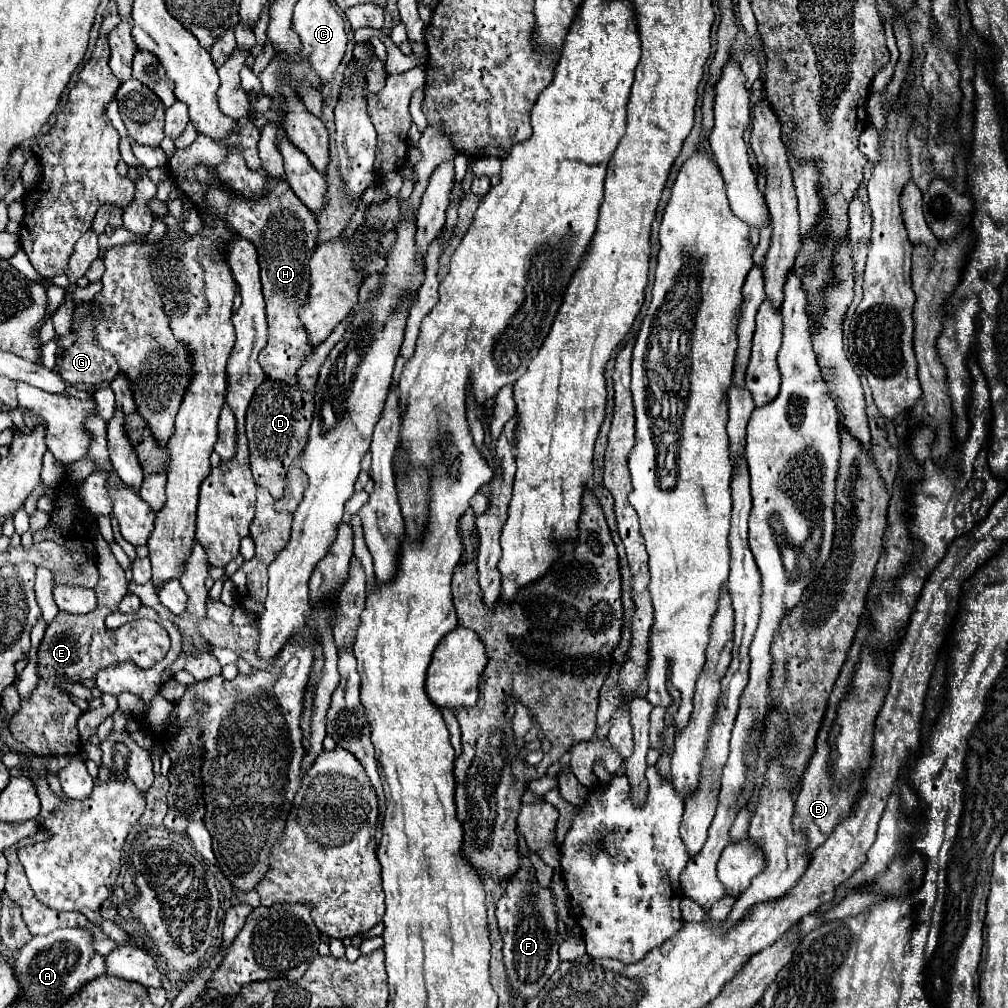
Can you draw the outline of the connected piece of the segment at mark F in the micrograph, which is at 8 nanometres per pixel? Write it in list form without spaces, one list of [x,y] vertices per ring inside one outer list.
[[[520,867],[508,881],[506,891],[496,903],[496,917],[504,941],[504,965],[510,985],[524,999],[534,997],[560,965],[558,921],[550,887],[542,887],[532,869]]]

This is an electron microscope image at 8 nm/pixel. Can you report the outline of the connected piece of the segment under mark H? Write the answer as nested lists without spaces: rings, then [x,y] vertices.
[[[248,117],[238,121],[240,131],[226,139],[226,143],[216,143],[206,135],[198,135],[198,139],[188,149],[178,149],[174,157],[168,161],[170,179],[174,185],[192,199],[198,211],[214,211],[216,217],[224,219],[228,227],[238,233],[240,237],[252,241],[258,251],[260,263],[260,279],[262,279],[262,295],[266,299],[266,319],[268,319],[268,345],[260,351],[260,365],[270,379],[280,379],[290,385],[298,385],[298,369],[302,367],[304,359],[314,351],[306,343],[308,335],[298,319],[298,307],[306,303],[306,295],[310,289],[310,269],[308,259],[316,249],[318,237],[318,223],[314,215],[306,209],[304,203],[292,193],[290,185],[282,179],[272,181],[272,189],[260,201],[248,201],[236,197],[232,191],[222,191],[222,187],[210,187],[208,191],[202,189],[200,183],[194,179],[194,165],[204,163],[216,167],[226,155],[228,145],[236,145],[238,151],[244,155],[250,169],[260,171],[260,157],[258,157],[258,139],[260,131],[250,123]]]

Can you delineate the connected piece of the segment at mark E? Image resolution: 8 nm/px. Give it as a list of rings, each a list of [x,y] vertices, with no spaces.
[[[96,527],[90,531],[90,537],[98,553],[100,583],[94,589],[98,597],[98,607],[96,611],[86,615],[70,615],[60,611],[54,617],[54,621],[50,621],[38,647],[36,689],[26,701],[22,701],[20,709],[16,711],[16,715],[8,725],[10,733],[28,749],[32,749],[36,755],[78,755],[82,751],[78,735],[78,719],[82,715],[82,709],[76,707],[70,701],[70,695],[60,687],[60,681],[64,677],[72,683],[80,683],[88,677],[96,677],[96,673],[108,667],[110,663],[130,661],[130,659],[146,669],[158,663],[170,649],[168,633],[162,631],[162,627],[154,621],[132,621],[116,631],[106,631],[104,619],[106,615],[118,609],[118,603],[128,593],[128,581],[124,577],[124,569],[118,565],[108,543],[102,539]]]

